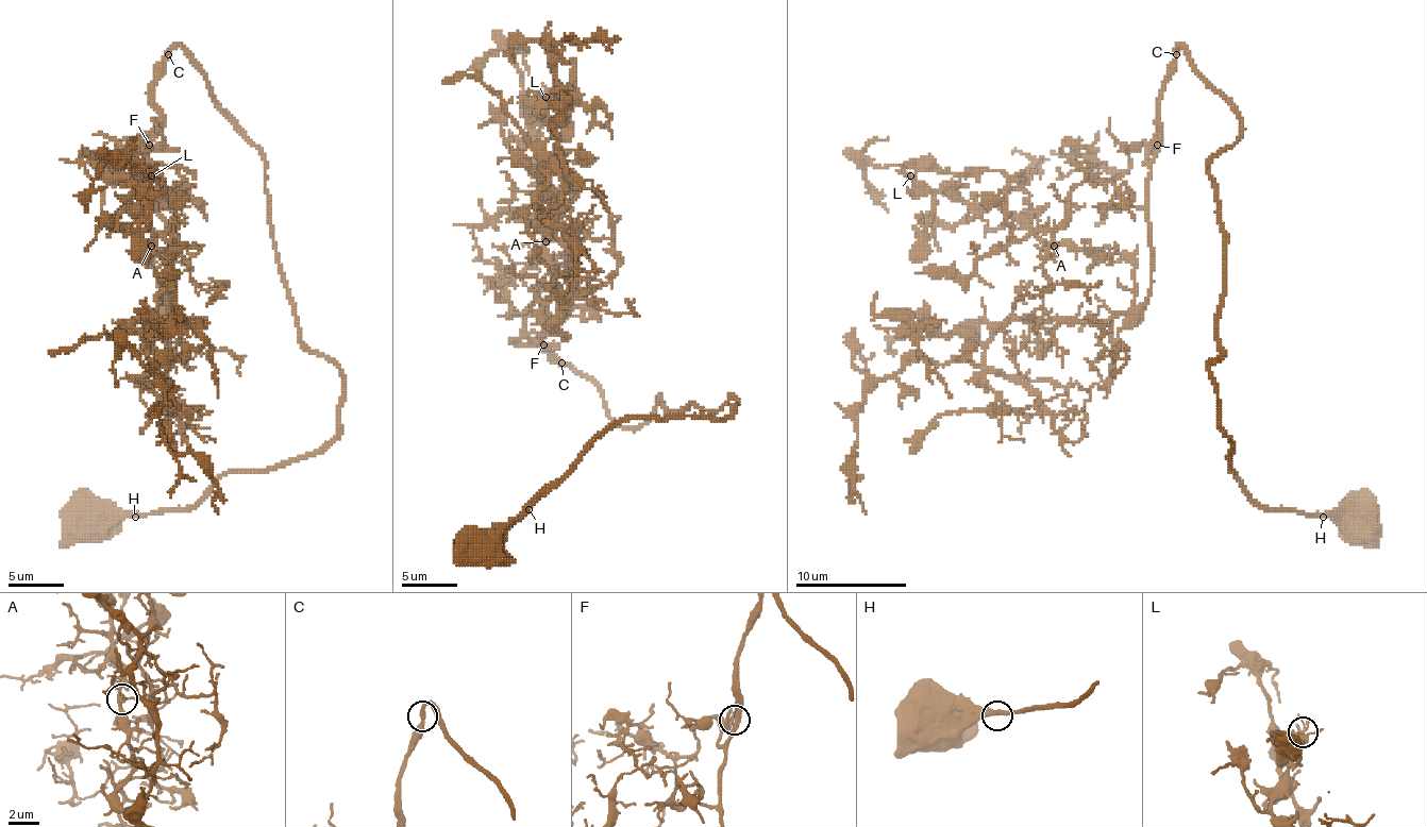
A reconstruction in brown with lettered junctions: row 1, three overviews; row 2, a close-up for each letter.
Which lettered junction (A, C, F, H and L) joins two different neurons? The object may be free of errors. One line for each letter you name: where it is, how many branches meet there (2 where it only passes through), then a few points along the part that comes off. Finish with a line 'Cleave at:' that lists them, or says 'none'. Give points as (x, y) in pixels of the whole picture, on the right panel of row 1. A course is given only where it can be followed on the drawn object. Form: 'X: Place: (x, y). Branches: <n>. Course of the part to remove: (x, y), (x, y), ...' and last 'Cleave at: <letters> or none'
Cleave at: none

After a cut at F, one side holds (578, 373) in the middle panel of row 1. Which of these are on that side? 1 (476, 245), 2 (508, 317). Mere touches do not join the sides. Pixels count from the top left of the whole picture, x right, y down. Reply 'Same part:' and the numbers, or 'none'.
Same part: none

